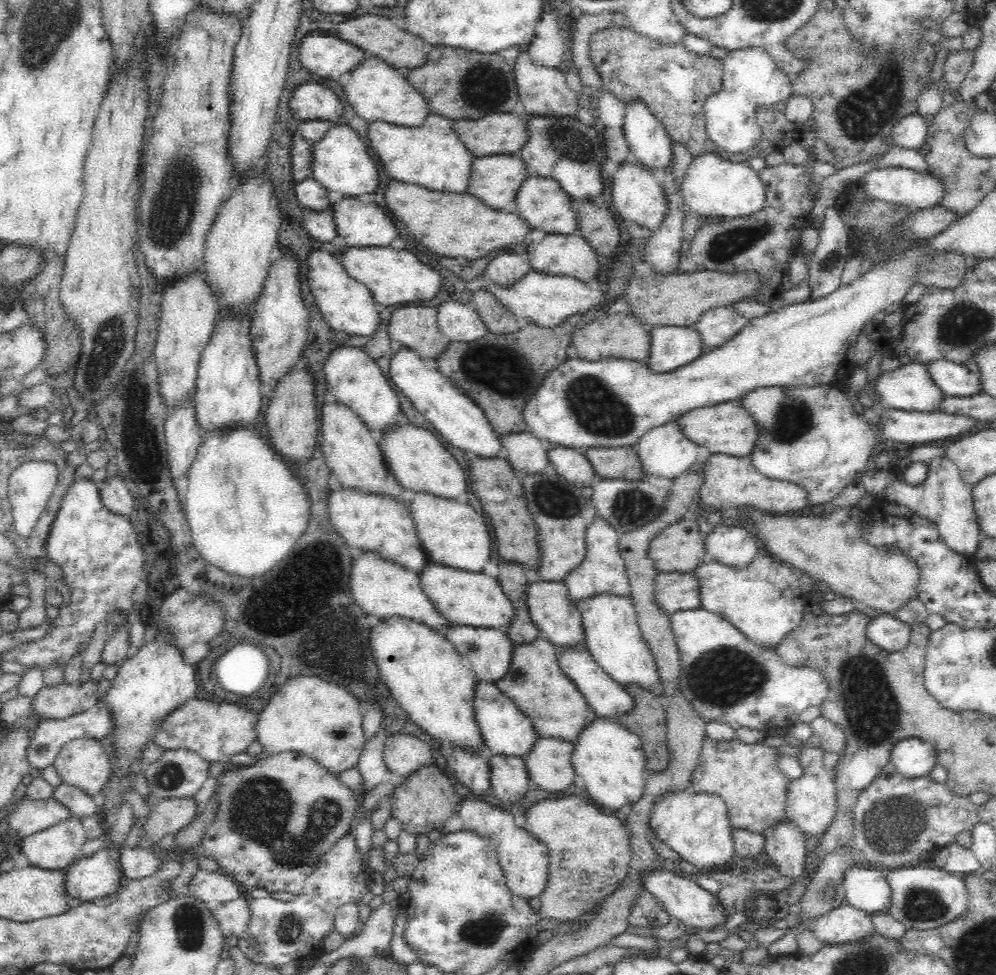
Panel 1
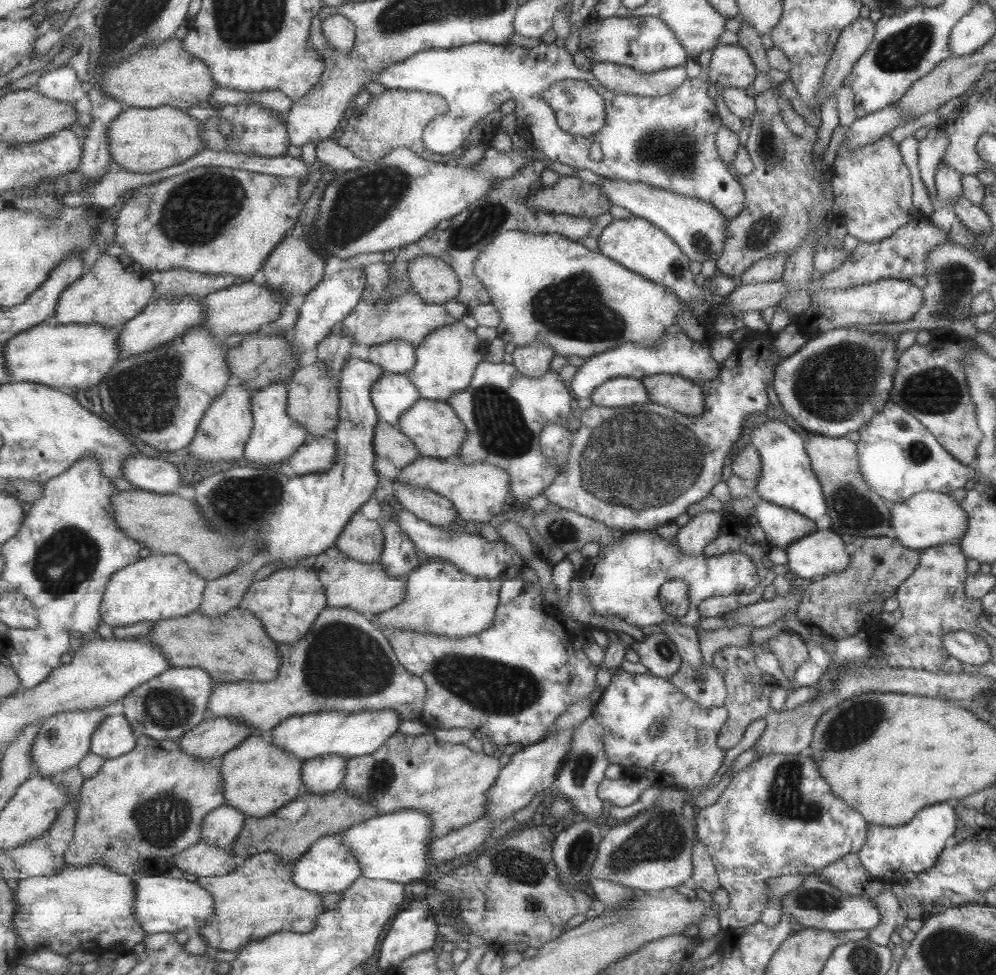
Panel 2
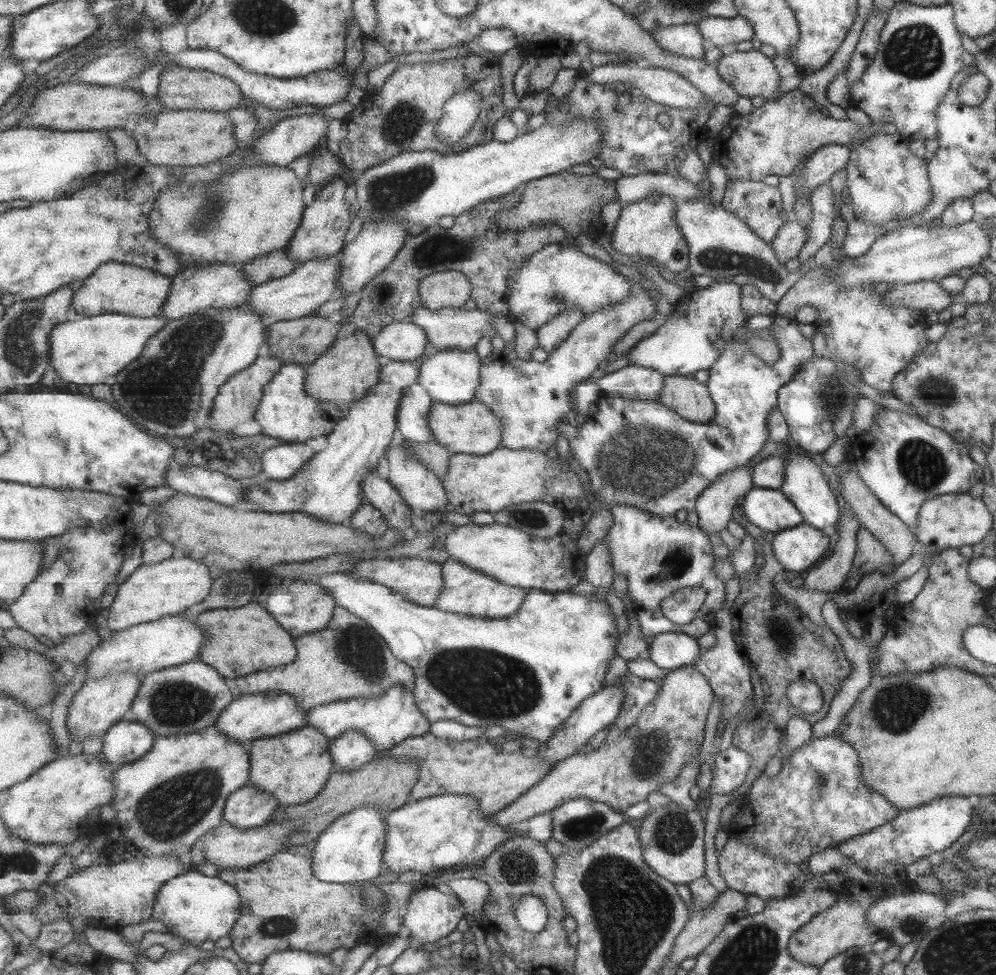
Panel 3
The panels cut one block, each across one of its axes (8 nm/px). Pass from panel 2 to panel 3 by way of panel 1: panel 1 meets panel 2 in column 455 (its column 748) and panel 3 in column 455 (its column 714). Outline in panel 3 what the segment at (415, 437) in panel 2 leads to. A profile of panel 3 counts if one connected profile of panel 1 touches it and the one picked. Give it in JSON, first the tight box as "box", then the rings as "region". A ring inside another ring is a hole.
{"box":[428,399,502,455],"region":[[[476,399],[458,405],[436,401],[428,419],[436,442],[448,448],[452,454],[464,452],[465,454],[486,455],[502,446],[502,422],[486,404]]]}

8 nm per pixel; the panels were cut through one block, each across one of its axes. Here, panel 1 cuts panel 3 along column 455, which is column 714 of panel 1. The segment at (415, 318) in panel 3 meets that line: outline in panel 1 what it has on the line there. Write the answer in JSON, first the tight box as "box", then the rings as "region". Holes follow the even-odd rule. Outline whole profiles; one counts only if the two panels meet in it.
{"box":[694,305,750,350],"region":[[[722,305],[704,312],[694,328],[700,333],[704,349],[711,350],[726,344],[750,321],[735,306]]]}

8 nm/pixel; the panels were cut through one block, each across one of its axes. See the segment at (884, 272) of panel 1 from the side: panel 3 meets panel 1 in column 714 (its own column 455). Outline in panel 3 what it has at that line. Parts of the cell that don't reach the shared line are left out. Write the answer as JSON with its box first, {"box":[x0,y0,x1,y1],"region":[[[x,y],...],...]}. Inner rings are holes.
{"box":[418,349,482,405],"region":[[[447,349],[433,356],[425,356],[420,366],[418,382],[432,396],[432,399],[442,403],[458,405],[475,400],[477,389],[481,386],[482,358],[473,350]]]}

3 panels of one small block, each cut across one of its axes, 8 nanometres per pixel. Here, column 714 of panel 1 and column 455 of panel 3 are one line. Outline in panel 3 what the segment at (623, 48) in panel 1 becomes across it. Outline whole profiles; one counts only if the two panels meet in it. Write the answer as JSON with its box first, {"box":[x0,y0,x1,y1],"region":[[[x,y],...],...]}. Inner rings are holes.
{"box":[341,53,510,173],"region":[[[471,53],[461,58],[442,60],[441,62],[406,64],[401,63],[396,71],[387,79],[384,87],[367,96],[357,105],[354,112],[346,118],[349,126],[349,135],[341,143],[342,161],[349,169],[355,169],[358,173],[365,172],[379,164],[385,164],[391,157],[405,151],[437,151],[443,154],[460,153],[469,148],[485,145],[494,140],[494,129],[499,120],[510,115],[505,106],[504,83],[502,76],[502,63],[487,58],[481,58],[477,53]],[[471,89],[476,96],[483,101],[481,115],[477,119],[477,125],[471,129],[469,135],[463,137],[457,145],[445,145],[437,137],[437,124],[443,116],[444,106],[456,96],[456,93]]]}

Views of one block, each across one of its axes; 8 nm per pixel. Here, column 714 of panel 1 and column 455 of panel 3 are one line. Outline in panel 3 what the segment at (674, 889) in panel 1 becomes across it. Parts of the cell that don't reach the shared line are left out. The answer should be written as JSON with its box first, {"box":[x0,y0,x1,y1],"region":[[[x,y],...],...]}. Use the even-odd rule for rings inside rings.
{"box":[403,886,467,944],"region":[[[427,886],[416,889],[410,898],[407,914],[404,916],[403,927],[405,933],[410,935],[412,942],[429,942],[437,944],[457,930],[461,918],[465,918],[467,909],[458,895],[445,888]]]}

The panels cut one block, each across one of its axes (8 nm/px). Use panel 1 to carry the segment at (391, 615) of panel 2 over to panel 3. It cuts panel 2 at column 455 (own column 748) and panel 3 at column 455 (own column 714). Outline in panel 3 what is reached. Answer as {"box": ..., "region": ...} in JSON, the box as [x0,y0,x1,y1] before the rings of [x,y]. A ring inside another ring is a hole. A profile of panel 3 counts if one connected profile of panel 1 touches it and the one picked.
{"box":[434,558,529,619],"region":[[[447,558],[442,567],[444,568],[445,588],[434,608],[446,612],[485,619],[509,618],[521,610],[529,594],[529,590],[525,588],[503,584],[483,572],[465,566],[456,559]]]}

